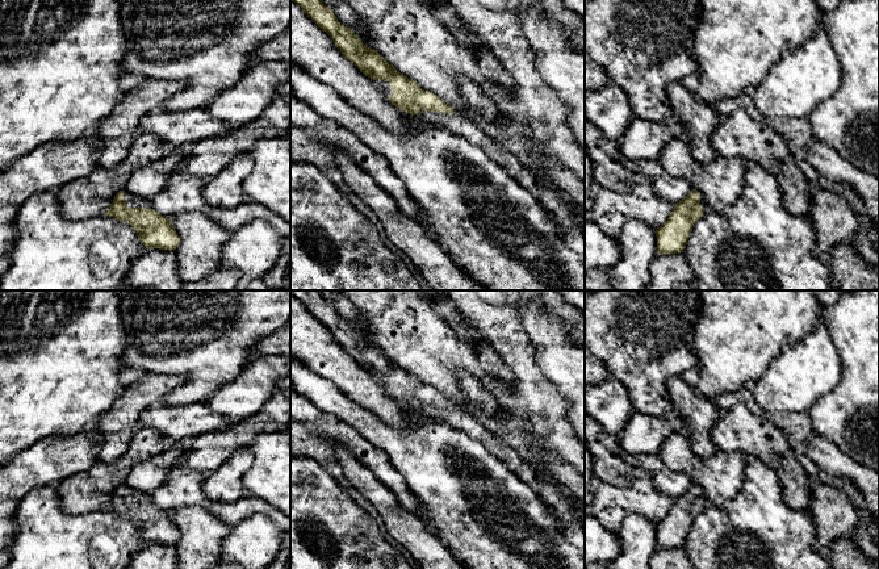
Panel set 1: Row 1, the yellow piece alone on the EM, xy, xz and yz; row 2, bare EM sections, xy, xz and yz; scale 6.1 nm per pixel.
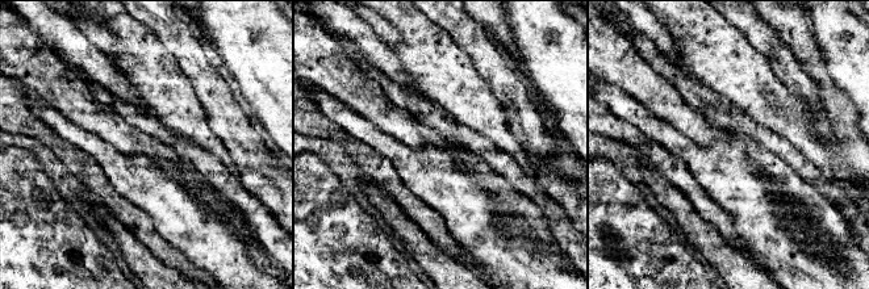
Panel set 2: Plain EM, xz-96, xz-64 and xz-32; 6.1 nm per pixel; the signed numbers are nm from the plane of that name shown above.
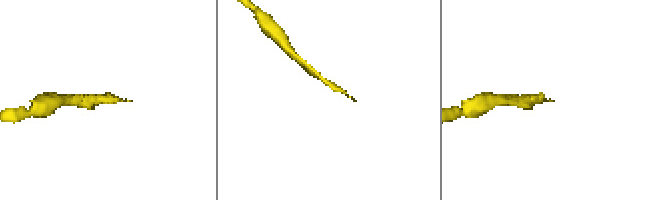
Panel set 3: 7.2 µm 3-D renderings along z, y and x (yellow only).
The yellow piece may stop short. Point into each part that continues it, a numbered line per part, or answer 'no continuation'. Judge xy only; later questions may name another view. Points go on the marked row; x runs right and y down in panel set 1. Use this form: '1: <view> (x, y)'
1: xy (132, 201)

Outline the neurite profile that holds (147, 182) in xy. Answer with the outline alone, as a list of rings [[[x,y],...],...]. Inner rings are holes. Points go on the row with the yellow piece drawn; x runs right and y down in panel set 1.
[[[187,143],[171,147],[169,152],[162,159],[135,170],[125,189],[137,197],[152,198],[179,177],[179,170],[191,154],[191,146],[191,143]]]

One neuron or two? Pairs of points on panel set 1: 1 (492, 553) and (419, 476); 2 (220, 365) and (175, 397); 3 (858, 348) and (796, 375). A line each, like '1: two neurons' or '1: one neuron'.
1: one neuron
2: one neuron
3: two neurons

